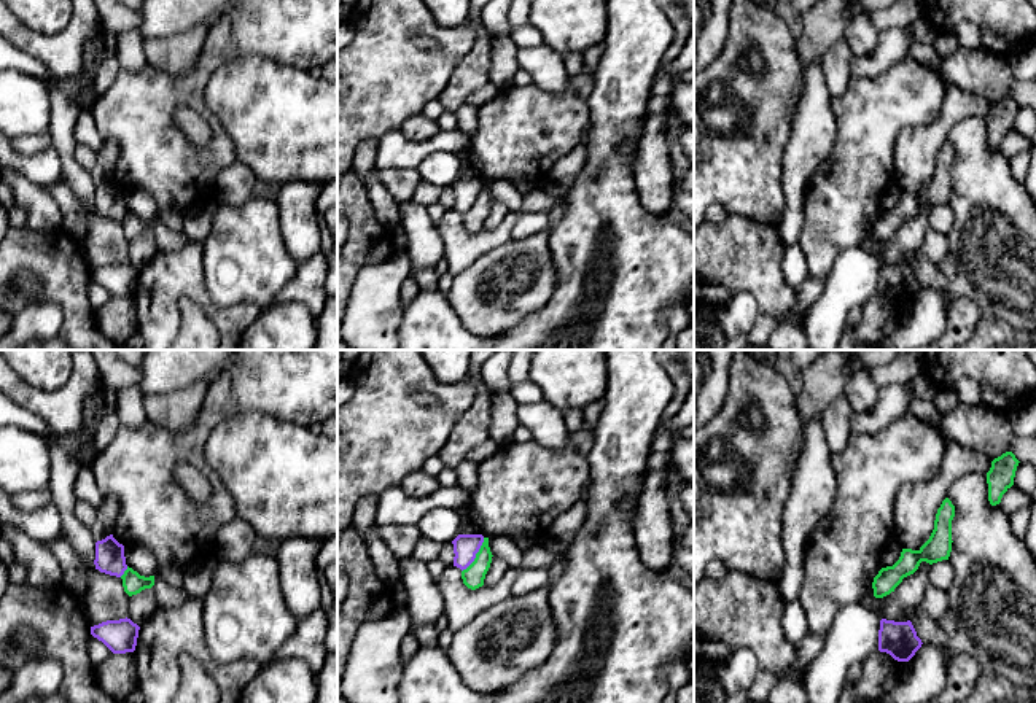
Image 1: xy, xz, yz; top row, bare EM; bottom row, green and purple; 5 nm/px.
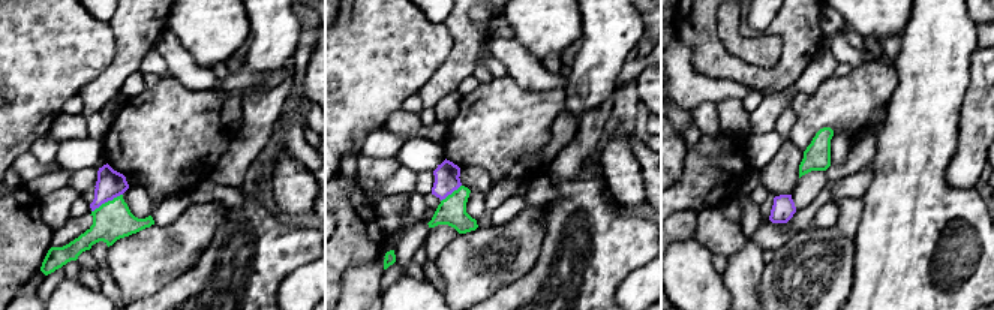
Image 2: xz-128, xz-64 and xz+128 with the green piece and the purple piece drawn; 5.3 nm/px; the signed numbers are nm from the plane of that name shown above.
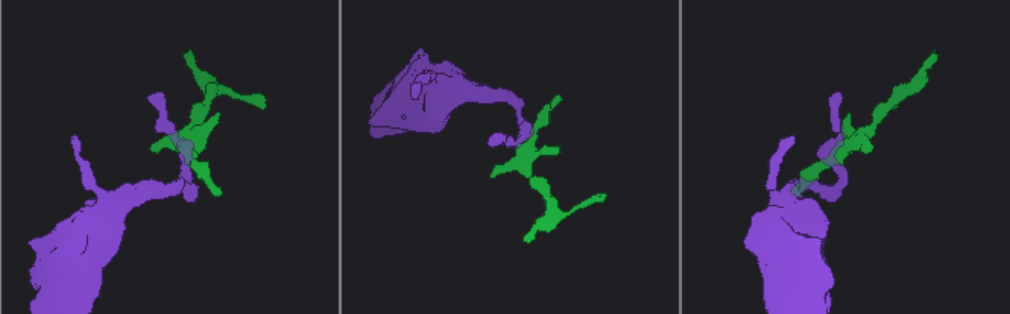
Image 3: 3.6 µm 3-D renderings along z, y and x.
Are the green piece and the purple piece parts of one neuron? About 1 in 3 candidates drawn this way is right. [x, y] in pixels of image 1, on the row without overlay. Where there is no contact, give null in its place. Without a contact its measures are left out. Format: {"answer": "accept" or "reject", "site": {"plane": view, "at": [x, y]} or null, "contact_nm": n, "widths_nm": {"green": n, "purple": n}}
{"answer": "reject", "site": {"plane": "xz", "at": [476, 199]}, "contact_nm": 200, "widths_nm": {"green": 110, "purple": 130}}

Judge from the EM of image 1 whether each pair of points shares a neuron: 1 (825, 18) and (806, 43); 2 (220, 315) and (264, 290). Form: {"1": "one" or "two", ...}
{"1": "one", "2": "two"}

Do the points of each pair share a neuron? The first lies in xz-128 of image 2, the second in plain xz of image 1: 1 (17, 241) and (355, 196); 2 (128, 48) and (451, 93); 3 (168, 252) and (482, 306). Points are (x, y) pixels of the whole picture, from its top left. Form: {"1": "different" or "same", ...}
{"1": "same", "2": "same", "3": "same"}

